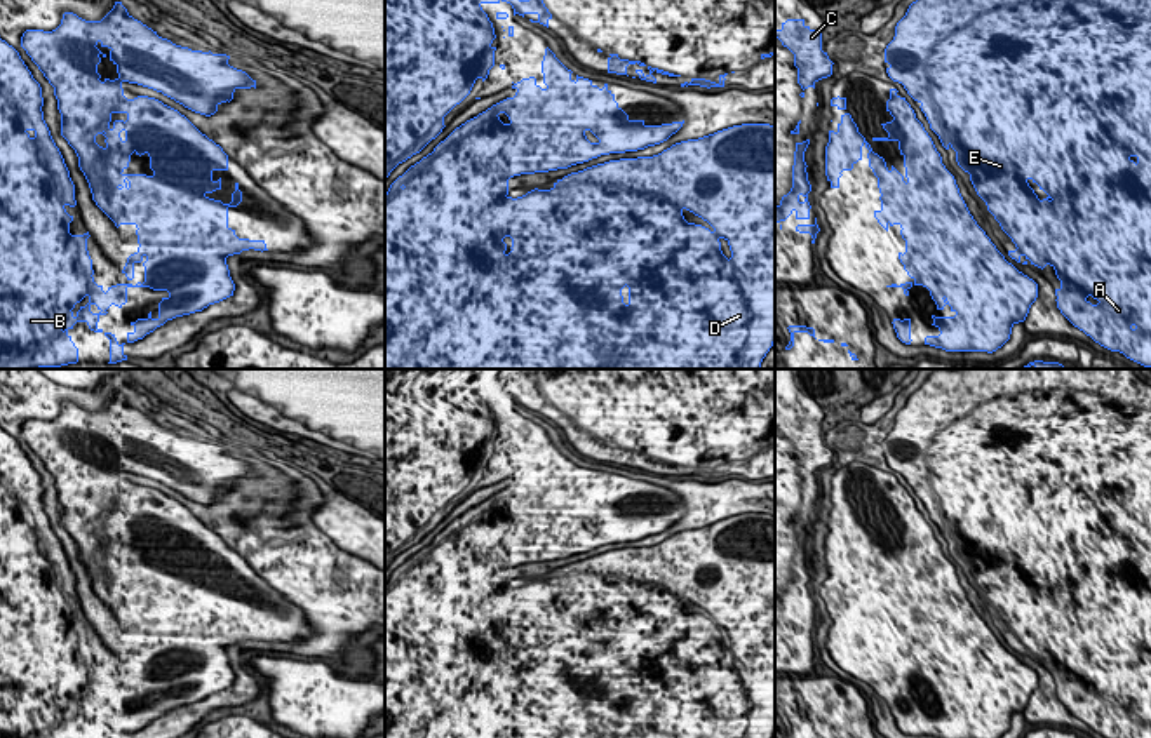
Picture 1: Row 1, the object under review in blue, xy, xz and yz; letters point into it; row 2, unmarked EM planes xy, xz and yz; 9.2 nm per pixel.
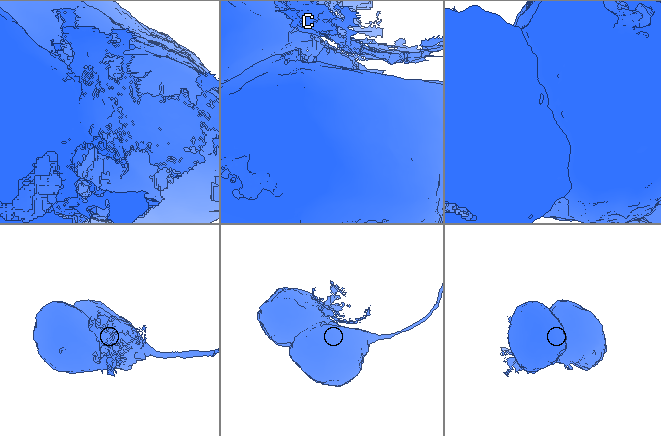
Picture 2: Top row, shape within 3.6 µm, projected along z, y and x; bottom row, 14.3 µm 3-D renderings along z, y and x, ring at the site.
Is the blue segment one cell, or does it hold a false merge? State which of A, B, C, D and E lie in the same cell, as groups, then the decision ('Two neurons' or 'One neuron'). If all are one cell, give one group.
Groups: A D E / B C. Two neurons

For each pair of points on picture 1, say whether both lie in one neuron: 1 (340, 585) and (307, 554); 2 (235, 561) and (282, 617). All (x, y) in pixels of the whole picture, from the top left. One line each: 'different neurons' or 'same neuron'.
1: same neuron
2: same neuron

